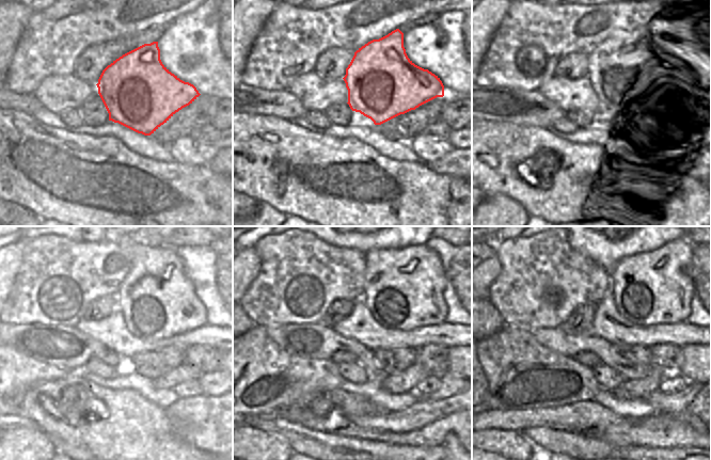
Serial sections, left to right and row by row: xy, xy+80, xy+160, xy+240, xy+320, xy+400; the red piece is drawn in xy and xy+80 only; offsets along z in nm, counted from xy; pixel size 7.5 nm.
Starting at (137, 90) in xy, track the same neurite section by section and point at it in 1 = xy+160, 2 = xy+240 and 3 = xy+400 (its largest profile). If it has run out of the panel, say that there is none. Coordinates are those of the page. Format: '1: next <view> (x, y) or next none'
1: next xy+160 (627, 73)
2: next xy+240 (157, 300)
3: next xy+400 (656, 287)

